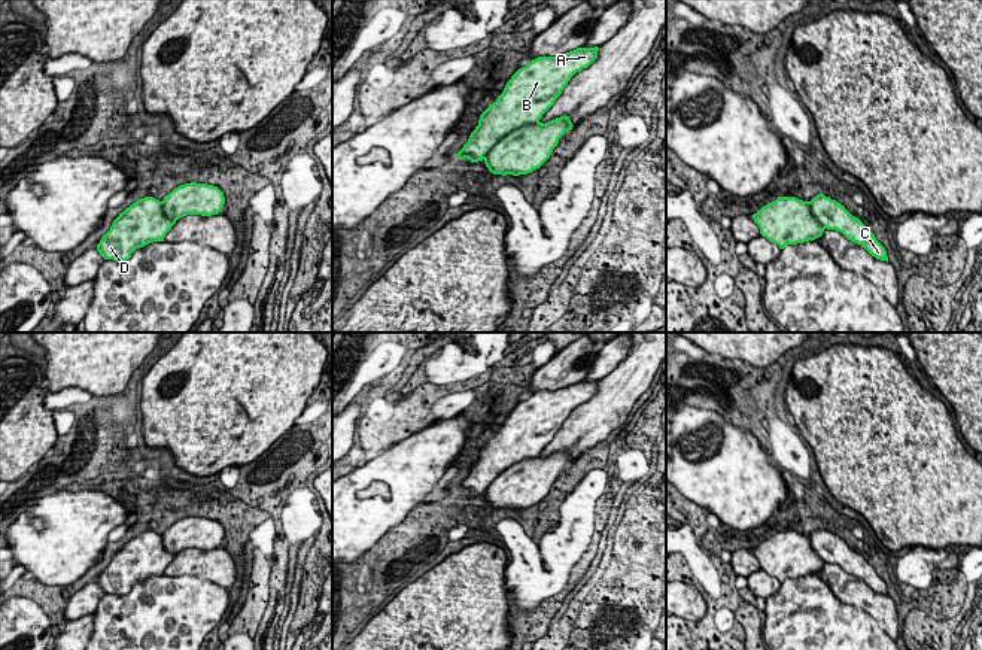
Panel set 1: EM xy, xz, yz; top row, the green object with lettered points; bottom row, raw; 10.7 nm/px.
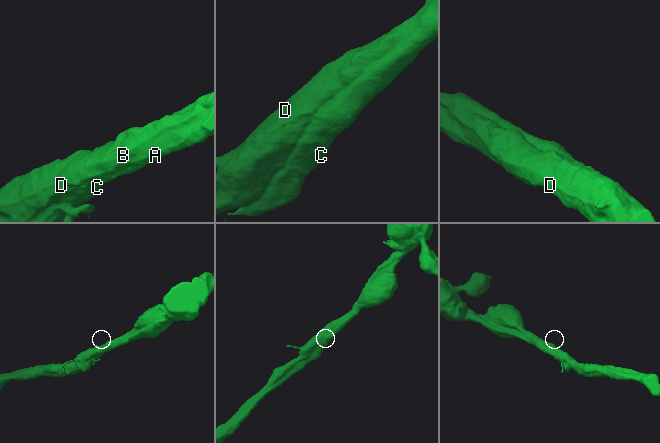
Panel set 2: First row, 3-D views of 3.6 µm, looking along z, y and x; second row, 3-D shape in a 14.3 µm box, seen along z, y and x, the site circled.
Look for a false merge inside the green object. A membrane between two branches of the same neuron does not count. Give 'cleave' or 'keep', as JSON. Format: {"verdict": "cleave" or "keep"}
{"verdict": "cleave"}

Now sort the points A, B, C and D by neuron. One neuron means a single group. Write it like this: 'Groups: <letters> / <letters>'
Groups: A B D / C

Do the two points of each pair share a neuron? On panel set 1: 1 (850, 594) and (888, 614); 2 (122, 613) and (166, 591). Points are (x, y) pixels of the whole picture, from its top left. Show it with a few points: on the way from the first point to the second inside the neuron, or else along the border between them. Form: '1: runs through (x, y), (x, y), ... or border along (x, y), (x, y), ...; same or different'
1: runs through (859, 594), (879, 607); same
2: runs through (133, 613), (143, 613), (155, 601); same

